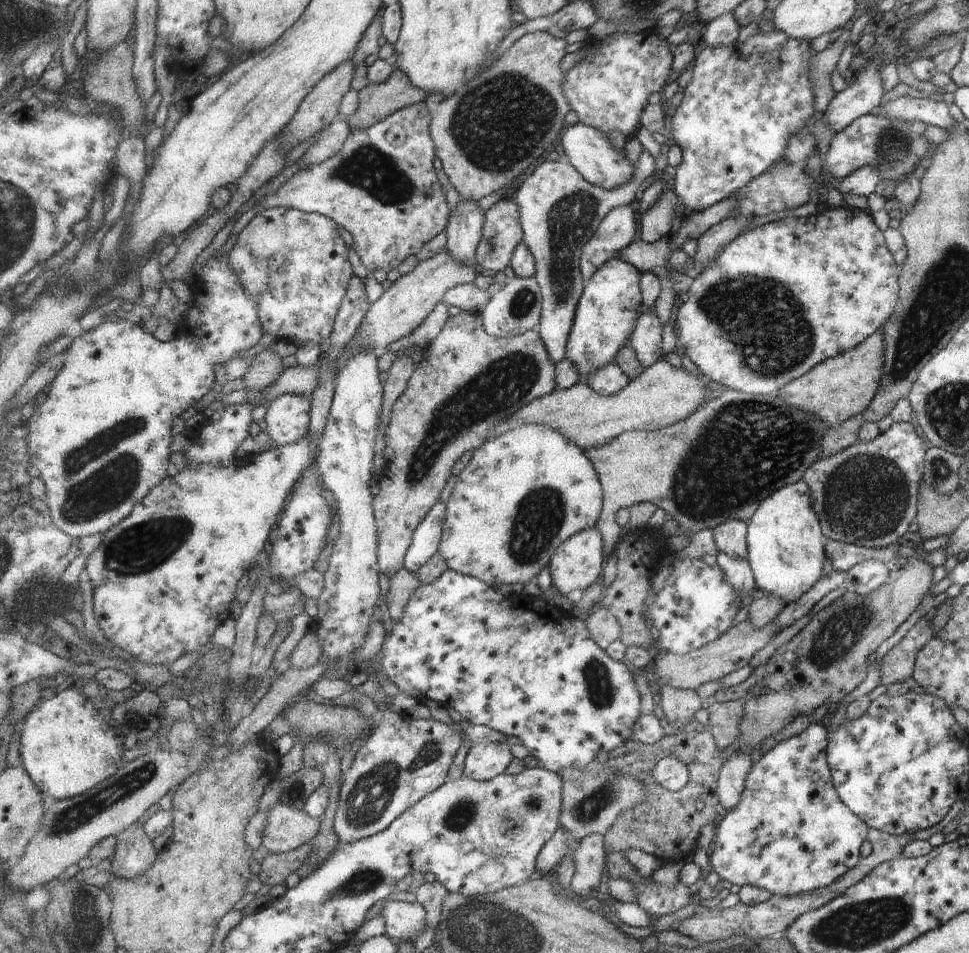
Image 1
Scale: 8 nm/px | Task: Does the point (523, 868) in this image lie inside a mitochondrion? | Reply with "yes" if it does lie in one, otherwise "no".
no

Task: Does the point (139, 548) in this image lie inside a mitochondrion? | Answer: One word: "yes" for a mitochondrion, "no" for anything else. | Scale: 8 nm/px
yes

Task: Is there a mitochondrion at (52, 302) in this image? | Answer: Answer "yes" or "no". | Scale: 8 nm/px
no

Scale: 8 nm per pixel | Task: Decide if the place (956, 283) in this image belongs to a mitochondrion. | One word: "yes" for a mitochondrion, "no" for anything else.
yes

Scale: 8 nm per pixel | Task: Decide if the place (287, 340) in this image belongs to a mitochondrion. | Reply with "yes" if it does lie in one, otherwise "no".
no

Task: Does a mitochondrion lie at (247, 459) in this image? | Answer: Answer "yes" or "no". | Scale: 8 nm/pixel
no

